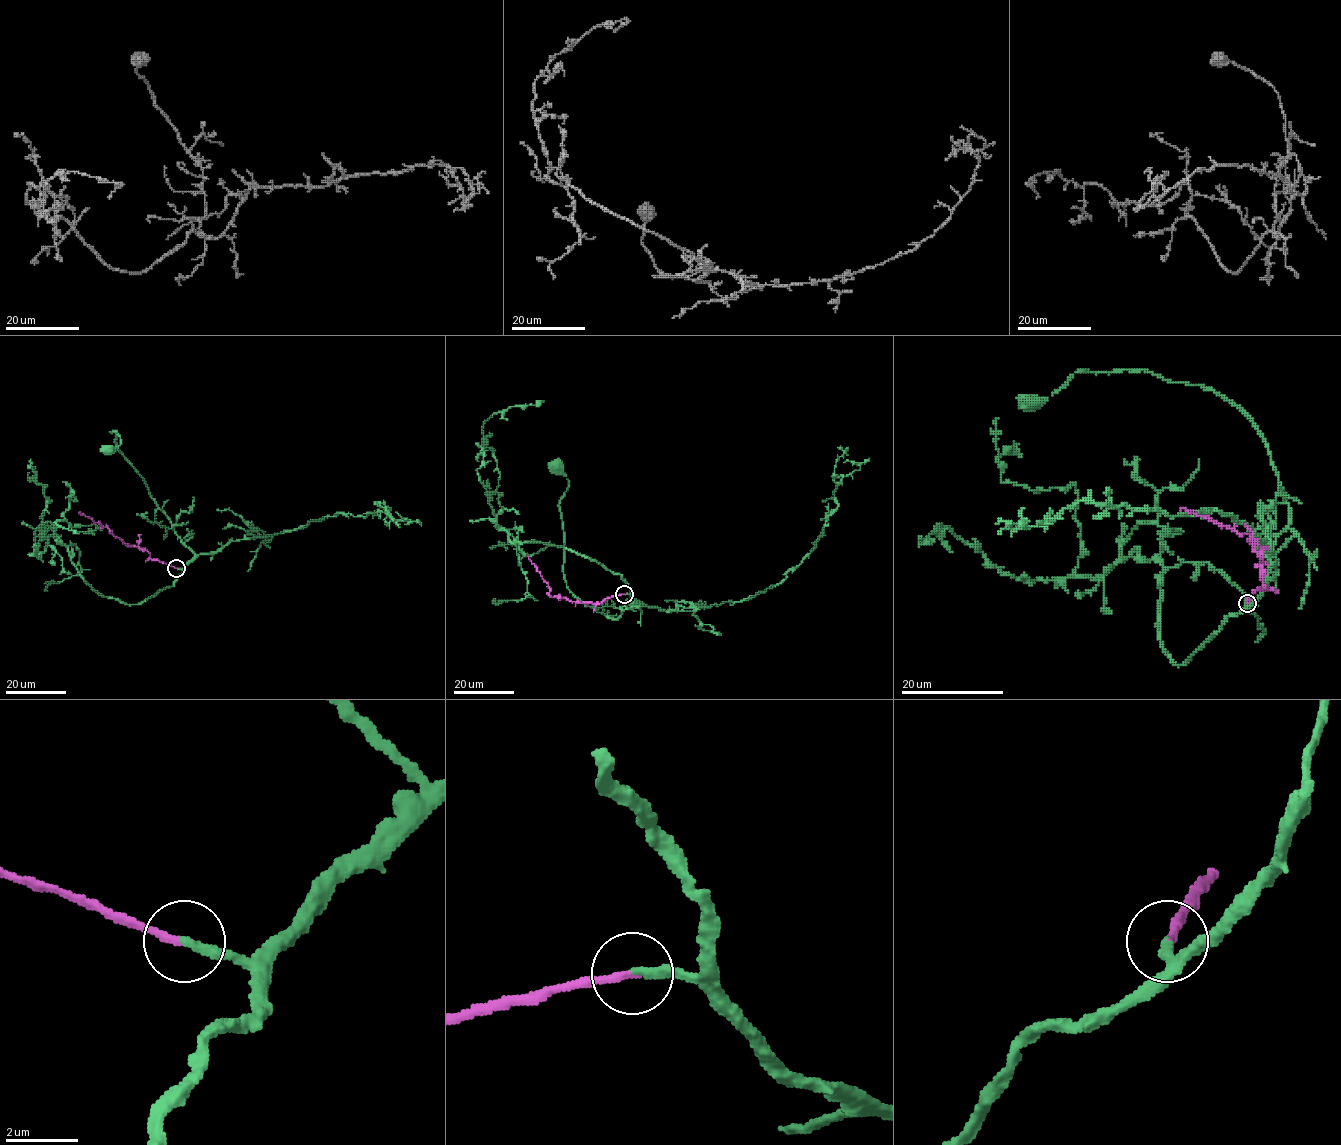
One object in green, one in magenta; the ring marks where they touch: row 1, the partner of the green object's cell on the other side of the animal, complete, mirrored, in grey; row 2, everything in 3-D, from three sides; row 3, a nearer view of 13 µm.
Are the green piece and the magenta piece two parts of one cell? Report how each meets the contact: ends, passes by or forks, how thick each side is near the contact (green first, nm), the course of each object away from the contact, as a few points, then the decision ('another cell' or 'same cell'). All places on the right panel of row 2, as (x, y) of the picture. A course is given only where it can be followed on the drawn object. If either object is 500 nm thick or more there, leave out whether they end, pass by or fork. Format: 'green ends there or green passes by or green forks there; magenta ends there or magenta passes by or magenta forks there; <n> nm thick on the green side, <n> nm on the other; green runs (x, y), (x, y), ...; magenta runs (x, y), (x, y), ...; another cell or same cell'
green ends there; magenta ends there; 260 nm thick on the green side, 220 nm on the other; green runs (1247, 602), (1266, 584), (1271, 547), (1290, 516), (1267, 443), (1240, 408), (1143, 370), (1077, 371), (1031, 402); magenta runs (1247, 602), (1254, 592), (1263, 588), (1261, 557), (1256, 552), (1252, 533), (1238, 534), (1221, 524), (1180, 509); same cell

